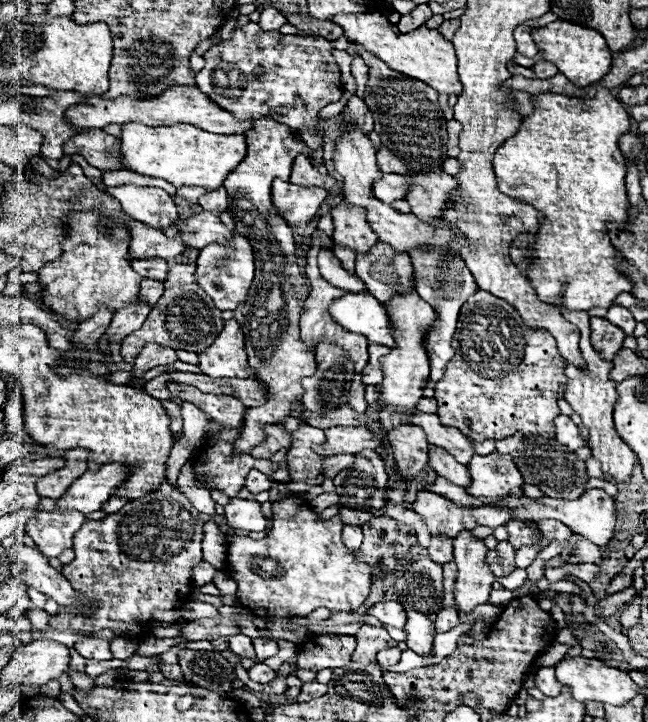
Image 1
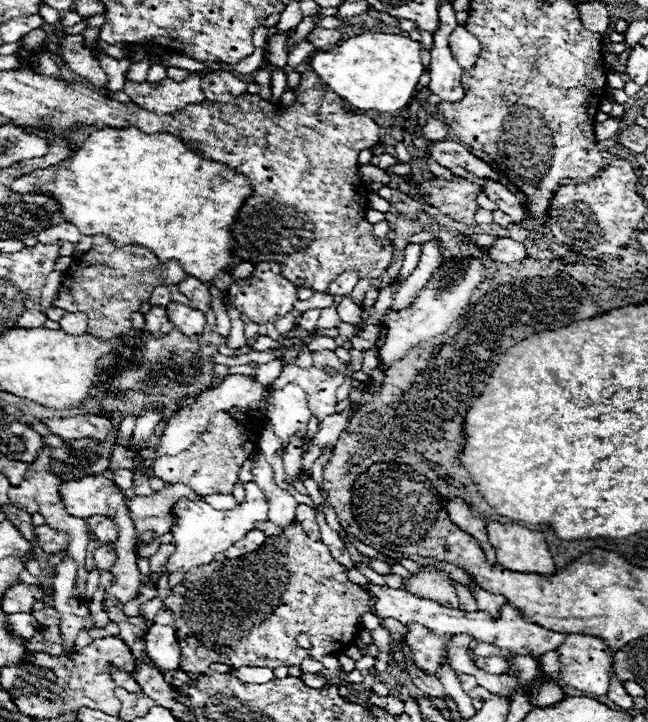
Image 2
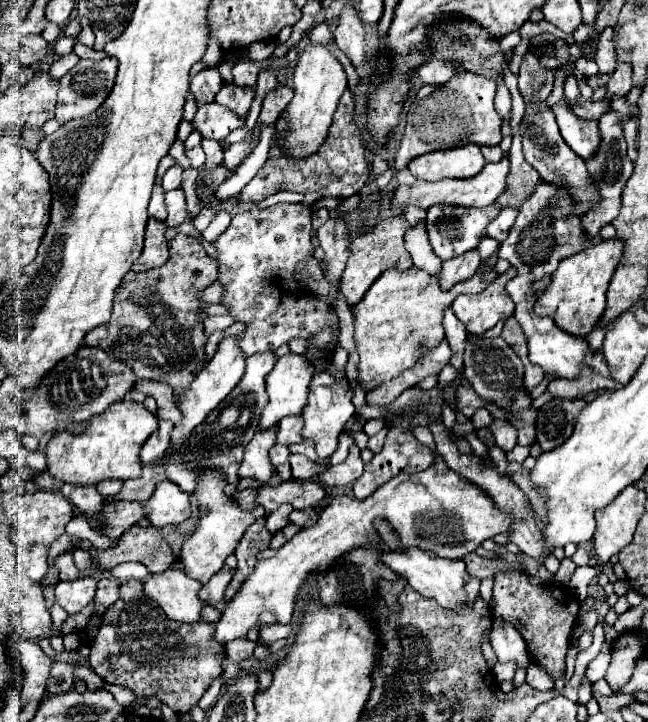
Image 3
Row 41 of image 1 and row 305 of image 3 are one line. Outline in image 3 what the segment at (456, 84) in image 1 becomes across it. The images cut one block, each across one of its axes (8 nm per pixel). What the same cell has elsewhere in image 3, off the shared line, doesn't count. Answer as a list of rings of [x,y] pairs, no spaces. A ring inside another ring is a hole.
[[[496,254],[482,266],[482,274],[474,274],[470,280],[456,284],[448,292],[442,292],[438,286],[438,278],[428,276],[424,270],[410,268],[406,272],[386,270],[364,294],[360,304],[350,306],[354,314],[354,342],[358,350],[358,378],[356,384],[368,392],[392,378],[400,372],[412,368],[416,364],[416,348],[424,344],[428,350],[438,346],[444,340],[442,328],[442,312],[458,294],[474,294],[480,292],[488,282],[494,280],[496,272],[492,272],[492,264],[496,262]]]

